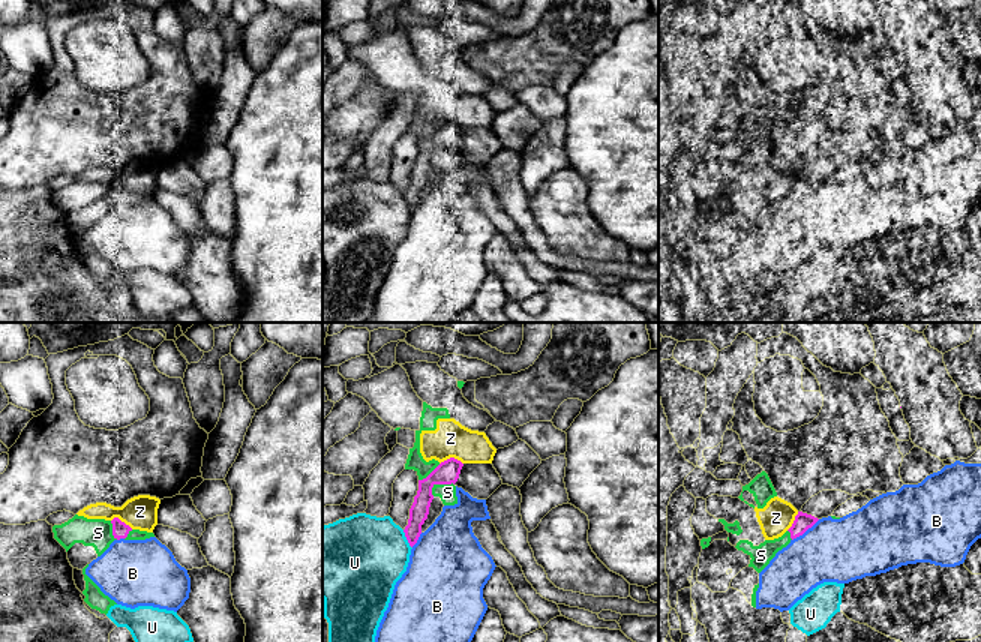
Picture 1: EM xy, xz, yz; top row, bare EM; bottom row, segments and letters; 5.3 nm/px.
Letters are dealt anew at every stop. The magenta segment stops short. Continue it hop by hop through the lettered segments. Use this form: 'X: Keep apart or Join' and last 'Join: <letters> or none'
B: Keep apart
S: Keep apart
U: Keep apart
Z: Keep apart
Join: none

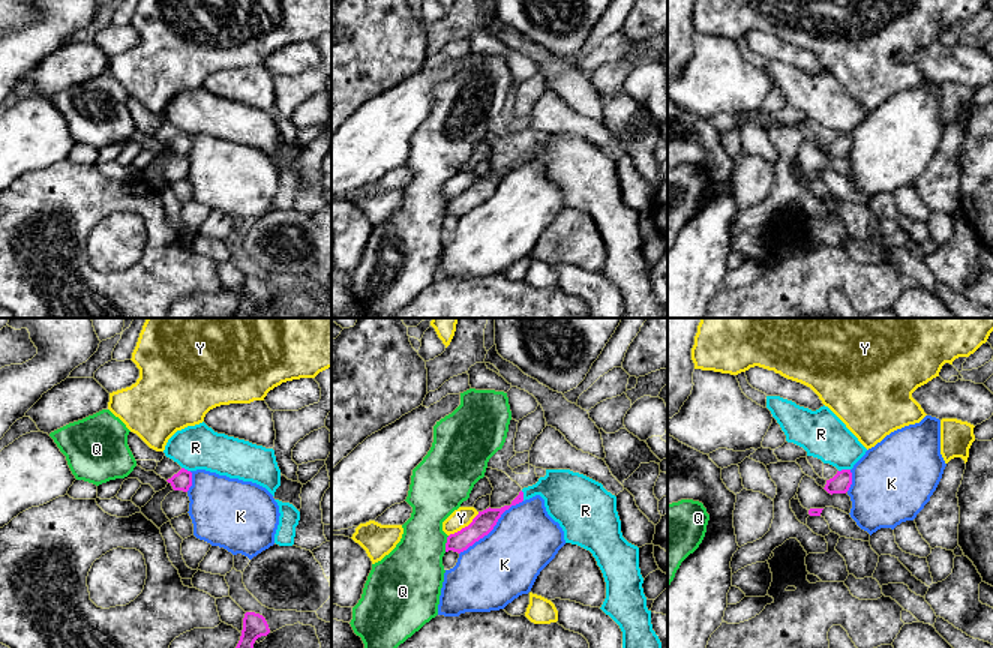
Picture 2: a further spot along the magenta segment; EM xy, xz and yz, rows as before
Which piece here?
K: Keep apart
Q: Keep apart
R: Keep apart
Y: Keep apart
Join: none

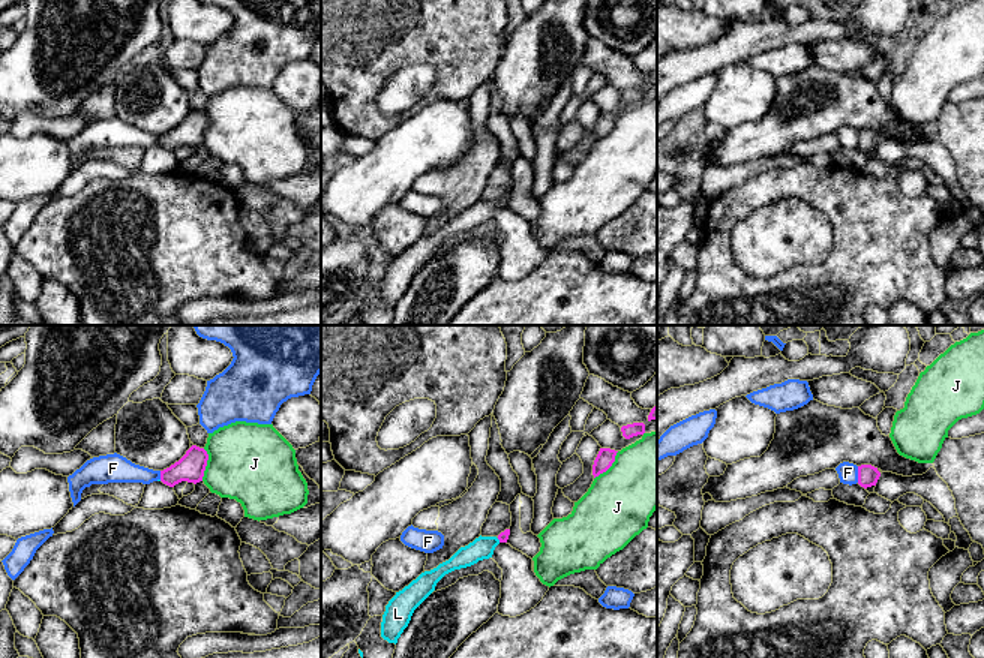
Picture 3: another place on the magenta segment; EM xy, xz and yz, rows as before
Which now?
F: Keep apart
J: Keep apart
L: Join
Join: L

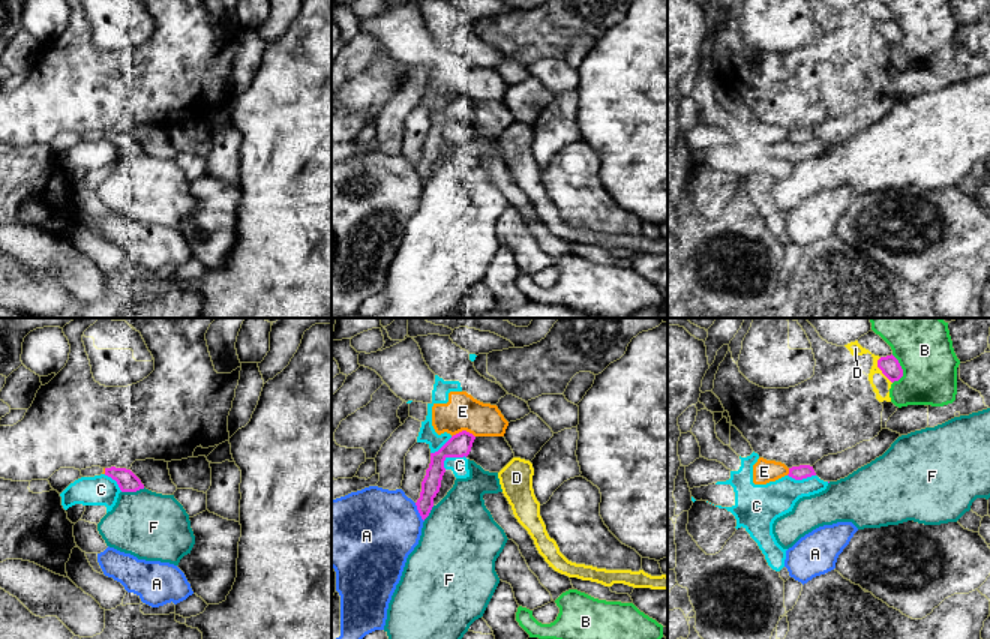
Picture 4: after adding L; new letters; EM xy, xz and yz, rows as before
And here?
A: Keep apart
B: Keep apart
C: Keep apart
D: Keep apart
E: Keep apart
F: Keep apart
Join: none

